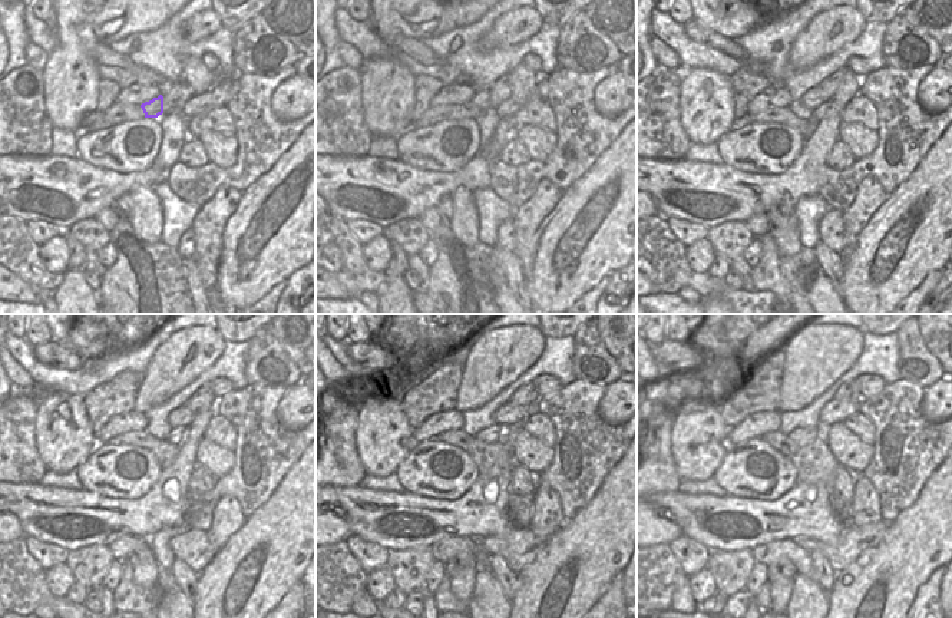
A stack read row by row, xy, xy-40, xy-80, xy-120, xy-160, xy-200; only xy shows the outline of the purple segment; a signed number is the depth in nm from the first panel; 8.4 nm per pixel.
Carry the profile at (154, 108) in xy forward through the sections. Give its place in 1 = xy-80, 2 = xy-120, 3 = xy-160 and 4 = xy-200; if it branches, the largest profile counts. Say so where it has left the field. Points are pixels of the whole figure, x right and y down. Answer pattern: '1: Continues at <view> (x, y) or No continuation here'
1: Continues at xy-80 (813, 98)
2: Continues at xy-120 (179, 417)
3: Continues at xy-160 (509, 413)
4: Continues at xy-200 (836, 410)

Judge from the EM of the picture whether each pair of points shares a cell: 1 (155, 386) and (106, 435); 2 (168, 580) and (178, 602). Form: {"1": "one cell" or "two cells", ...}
{"1": "two cells", "2": "one cell"}

